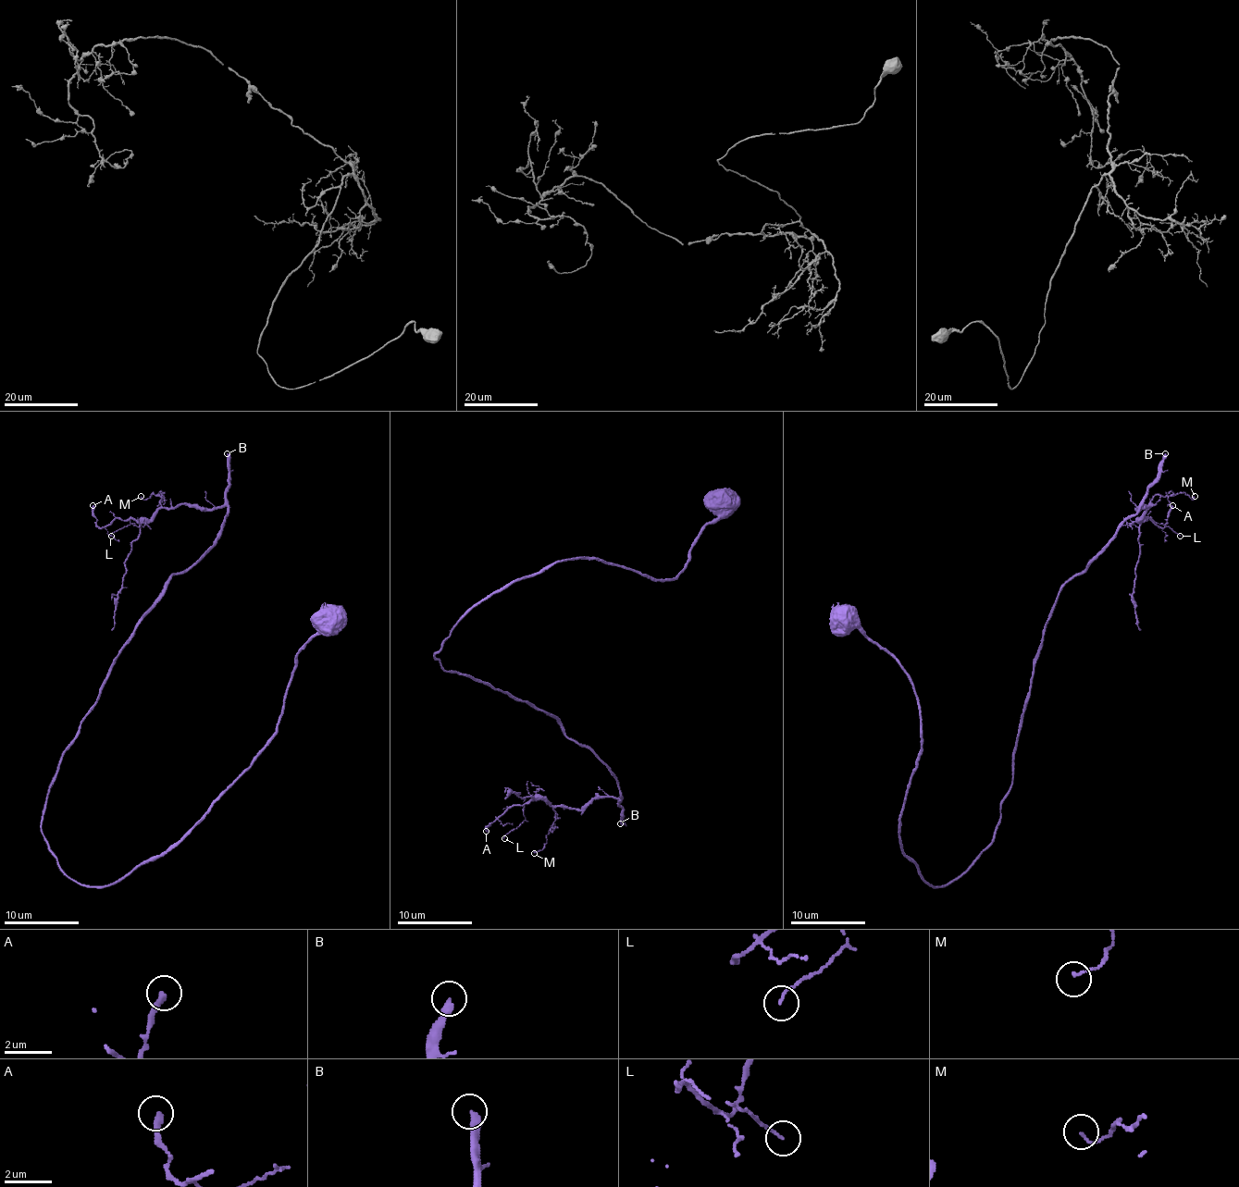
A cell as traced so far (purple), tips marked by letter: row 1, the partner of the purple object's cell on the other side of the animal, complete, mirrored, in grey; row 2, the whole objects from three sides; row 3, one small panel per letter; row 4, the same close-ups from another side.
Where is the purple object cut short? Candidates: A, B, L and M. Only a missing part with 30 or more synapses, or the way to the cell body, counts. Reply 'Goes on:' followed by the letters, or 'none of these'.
Goes on: B

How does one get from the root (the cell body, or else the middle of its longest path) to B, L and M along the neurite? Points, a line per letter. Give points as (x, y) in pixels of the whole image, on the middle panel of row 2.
B: (724, 500), (674, 579), (560, 560), (477, 601), (435, 653), (586, 745), (618, 785), (620, 823)
L: (724, 500), (674, 579), (560, 560), (435, 653), (618, 785), (530, 799), (504, 838)
M: (724, 500), (674, 579), (560, 560), (477, 601), (435, 653), (549, 713), (618, 785), (554, 807), (534, 853)

